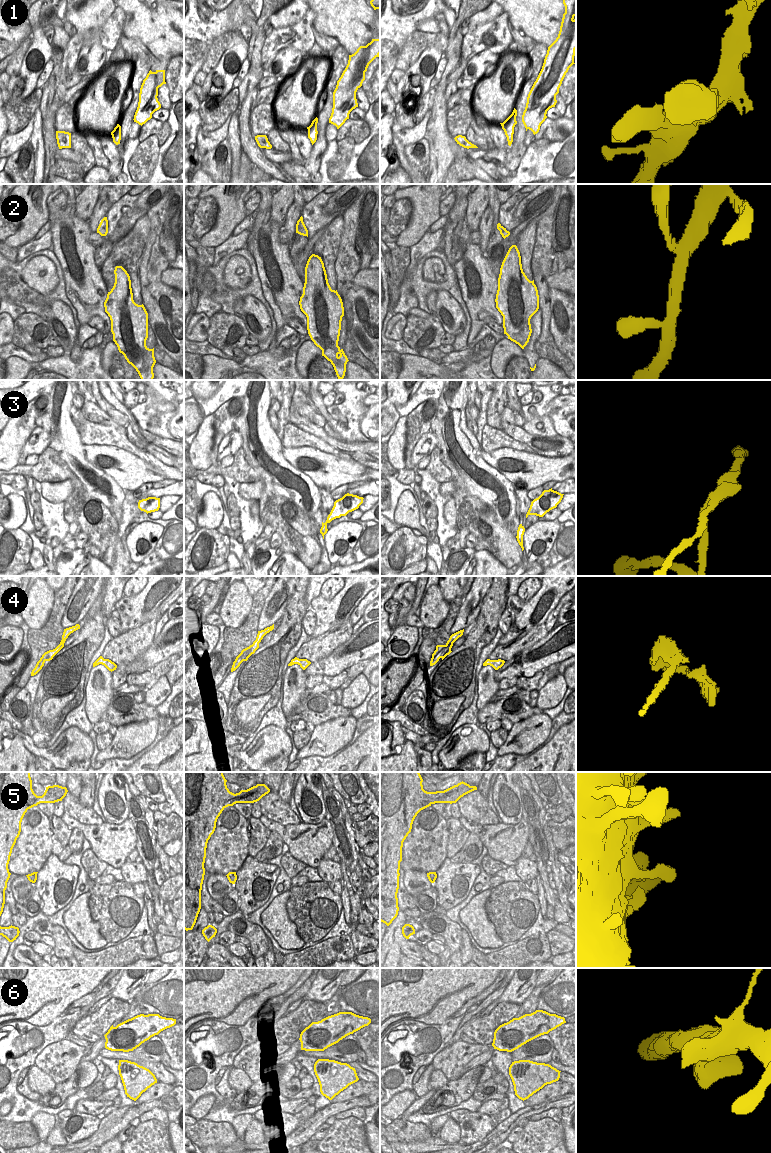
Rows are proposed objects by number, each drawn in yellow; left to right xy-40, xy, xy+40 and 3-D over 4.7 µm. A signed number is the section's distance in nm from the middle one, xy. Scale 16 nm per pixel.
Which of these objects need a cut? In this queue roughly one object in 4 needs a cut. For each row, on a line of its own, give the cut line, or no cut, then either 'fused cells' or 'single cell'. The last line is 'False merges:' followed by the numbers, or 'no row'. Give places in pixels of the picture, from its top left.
1: no cut; single cell
2: no cut; single cell
3: cut in xy along (326, 520), (328, 522); fused cells
4: cut in xy+40 along (452, 643), (445, 646), (432, 658); fused cells
5: no cut; single cell
6: no cut; single cell
False merges: 3, 4

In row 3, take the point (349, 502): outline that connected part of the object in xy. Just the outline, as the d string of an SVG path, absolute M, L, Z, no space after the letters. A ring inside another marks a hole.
M345 494L342 498L334 502L334 506L327 517L327 522L330 523L336 518L346 516L349 512L352 512L359 508L363 503L363 497L359 497L353 494Z

